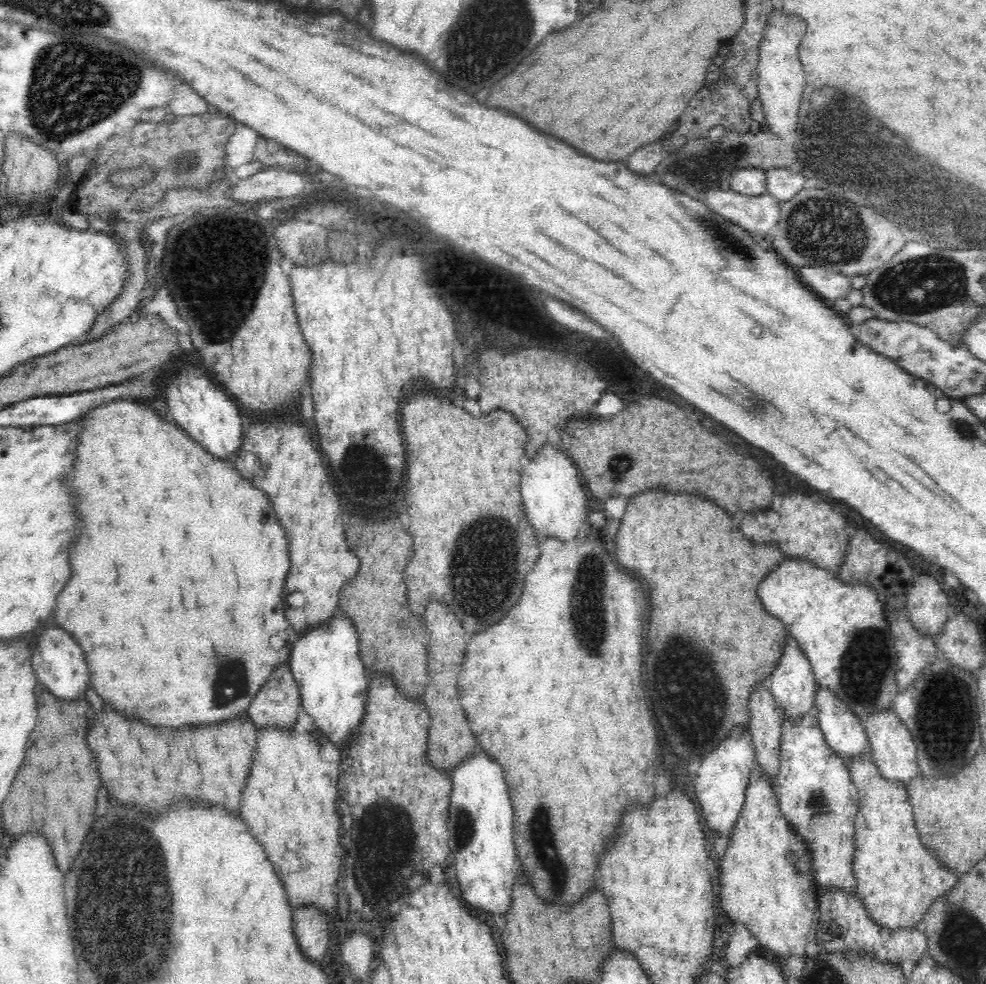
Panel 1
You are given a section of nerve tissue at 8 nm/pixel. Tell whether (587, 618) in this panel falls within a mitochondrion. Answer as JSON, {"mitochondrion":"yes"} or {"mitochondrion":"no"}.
{"mitochondrion":"yes"}

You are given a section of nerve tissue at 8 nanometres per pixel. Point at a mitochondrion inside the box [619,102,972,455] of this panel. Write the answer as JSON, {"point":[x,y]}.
{"point":[821,228]}

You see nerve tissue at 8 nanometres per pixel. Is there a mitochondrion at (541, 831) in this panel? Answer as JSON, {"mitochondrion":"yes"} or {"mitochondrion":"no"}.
{"mitochondrion":"yes"}

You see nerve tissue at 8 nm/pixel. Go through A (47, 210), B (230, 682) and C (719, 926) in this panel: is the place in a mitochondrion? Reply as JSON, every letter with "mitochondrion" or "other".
{"A":"other","B":"mitochondrion","C":"other"}

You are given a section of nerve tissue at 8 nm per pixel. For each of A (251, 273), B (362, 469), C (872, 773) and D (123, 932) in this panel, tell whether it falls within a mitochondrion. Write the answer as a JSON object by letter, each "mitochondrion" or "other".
{"A":"mitochondrion","B":"mitochondrion","C":"other","D":"mitochondrion"}

